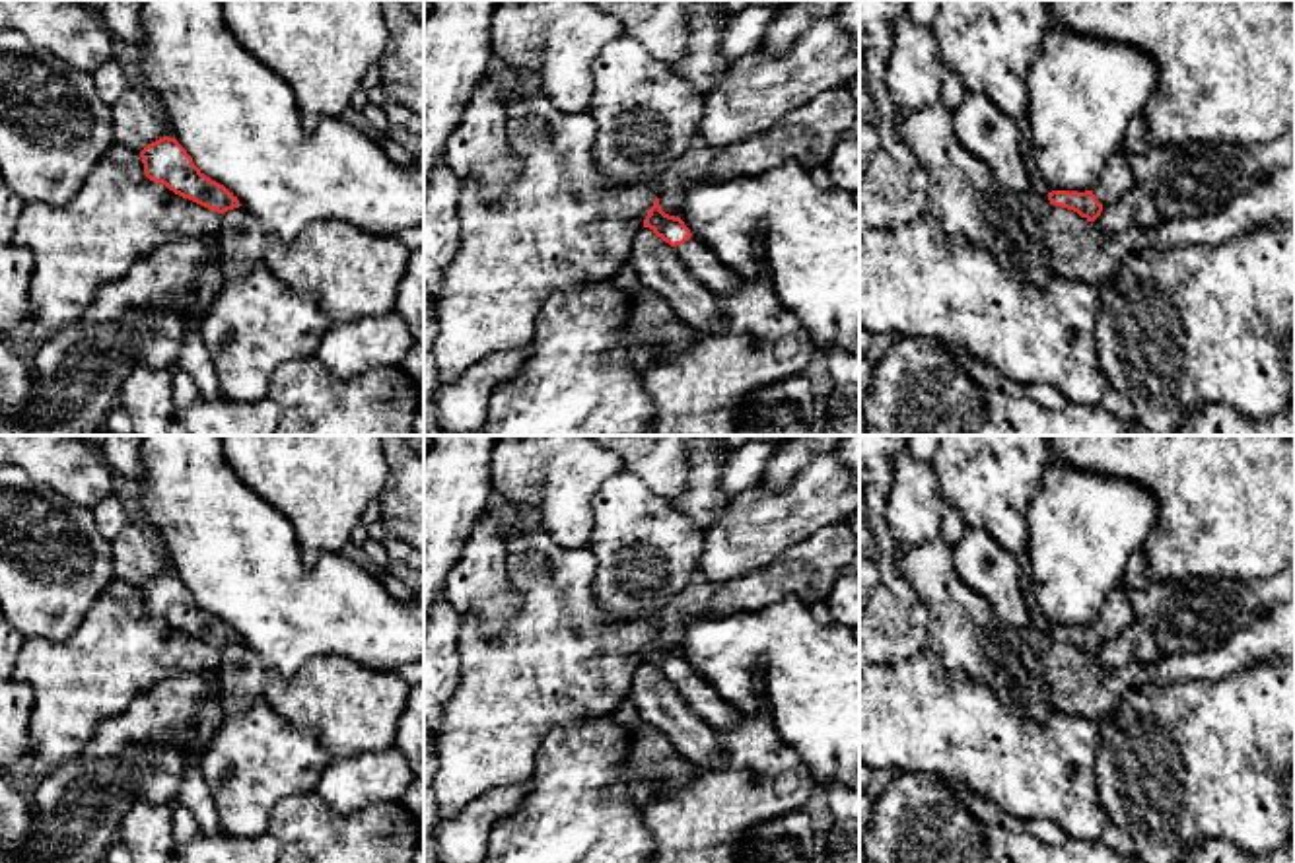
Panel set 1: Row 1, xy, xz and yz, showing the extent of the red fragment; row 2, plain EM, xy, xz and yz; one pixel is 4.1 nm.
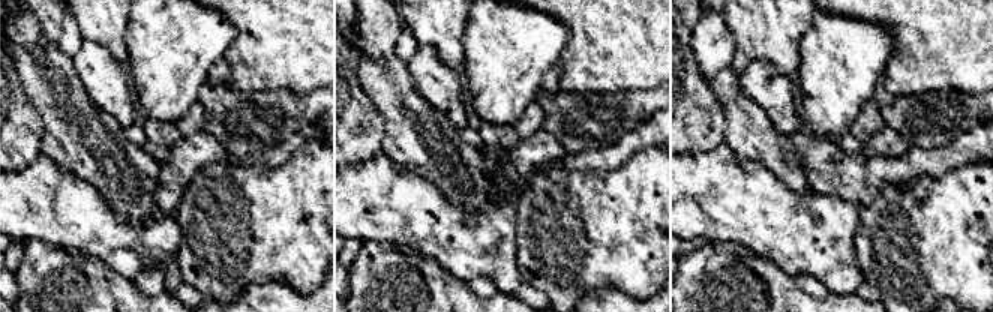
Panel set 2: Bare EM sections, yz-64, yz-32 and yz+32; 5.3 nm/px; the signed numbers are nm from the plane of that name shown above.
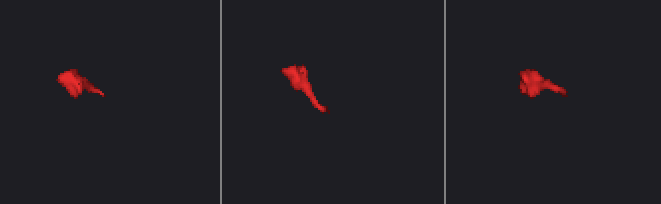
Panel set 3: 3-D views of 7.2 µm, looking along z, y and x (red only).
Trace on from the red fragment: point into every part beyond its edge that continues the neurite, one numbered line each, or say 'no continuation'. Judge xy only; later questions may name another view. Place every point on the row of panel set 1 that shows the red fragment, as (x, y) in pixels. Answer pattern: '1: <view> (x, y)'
no continuation

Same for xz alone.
1: xz (702, 265)

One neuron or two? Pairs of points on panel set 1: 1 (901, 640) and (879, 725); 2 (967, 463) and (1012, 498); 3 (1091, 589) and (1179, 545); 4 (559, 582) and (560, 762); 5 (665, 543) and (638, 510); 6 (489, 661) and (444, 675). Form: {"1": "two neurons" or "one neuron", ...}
{"1": "two neurons", "2": "one neuron", "3": "two neurons", "4": "two neurons", "5": "one neuron", "6": "two neurons"}

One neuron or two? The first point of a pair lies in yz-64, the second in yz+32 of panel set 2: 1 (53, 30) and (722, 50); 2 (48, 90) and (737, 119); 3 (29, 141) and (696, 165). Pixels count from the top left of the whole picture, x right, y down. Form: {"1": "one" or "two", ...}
{"1": "one", "2": "one", "3": "two"}

